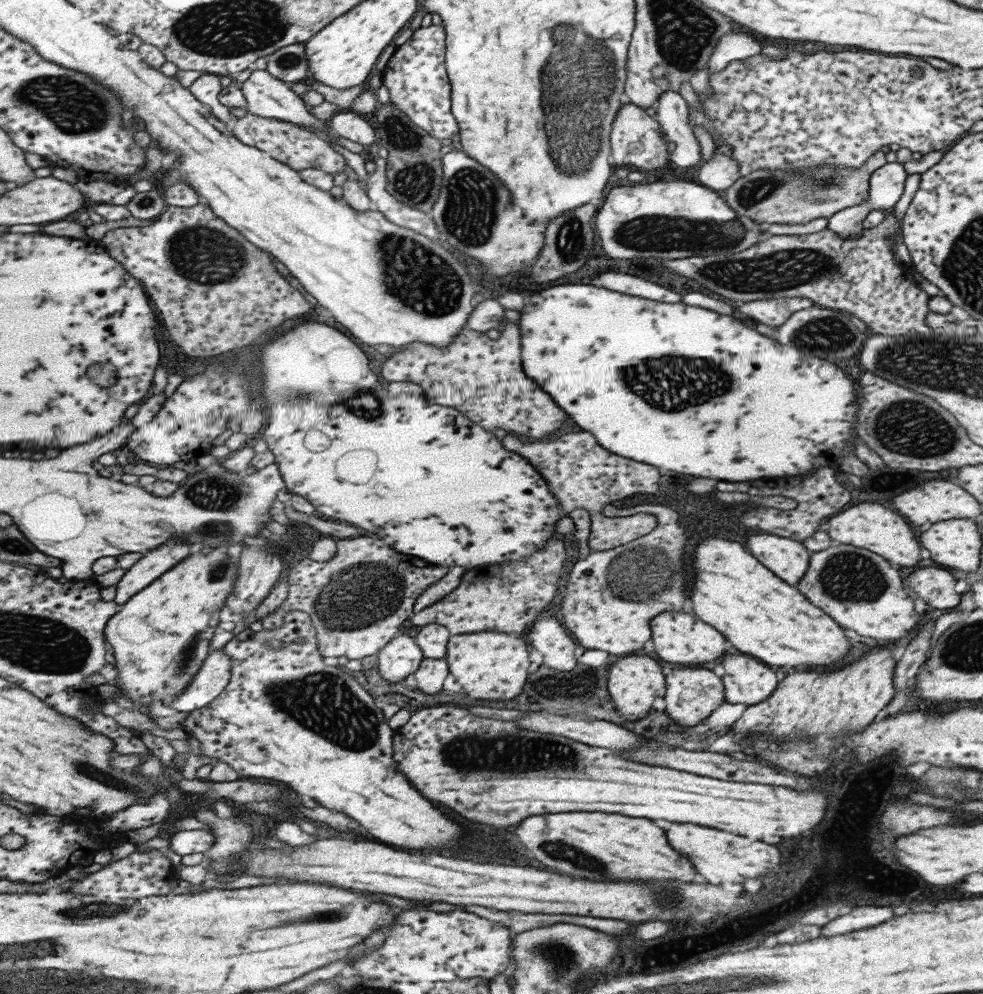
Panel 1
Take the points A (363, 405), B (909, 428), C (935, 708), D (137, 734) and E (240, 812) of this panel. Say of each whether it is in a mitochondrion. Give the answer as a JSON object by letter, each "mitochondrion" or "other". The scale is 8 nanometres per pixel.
{"A":"mitochondrion","B":"mitochondrion","C":"other","D":"other","E":"other"}

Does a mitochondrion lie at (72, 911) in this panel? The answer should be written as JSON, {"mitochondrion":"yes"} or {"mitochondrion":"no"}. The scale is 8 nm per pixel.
{"mitochondrion":"yes"}

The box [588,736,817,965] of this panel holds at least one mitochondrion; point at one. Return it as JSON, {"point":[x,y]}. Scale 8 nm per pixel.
{"point":[733,929]}

